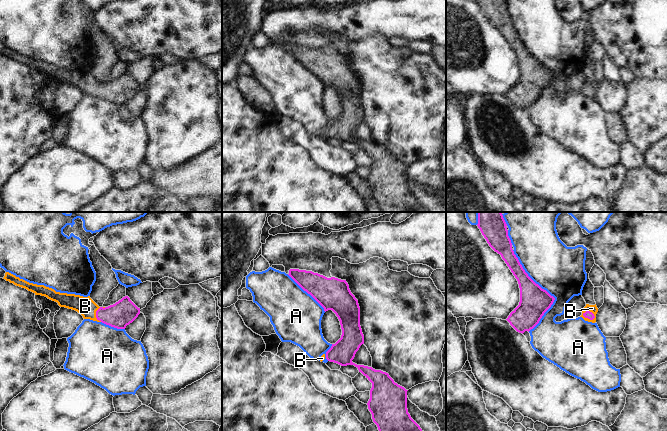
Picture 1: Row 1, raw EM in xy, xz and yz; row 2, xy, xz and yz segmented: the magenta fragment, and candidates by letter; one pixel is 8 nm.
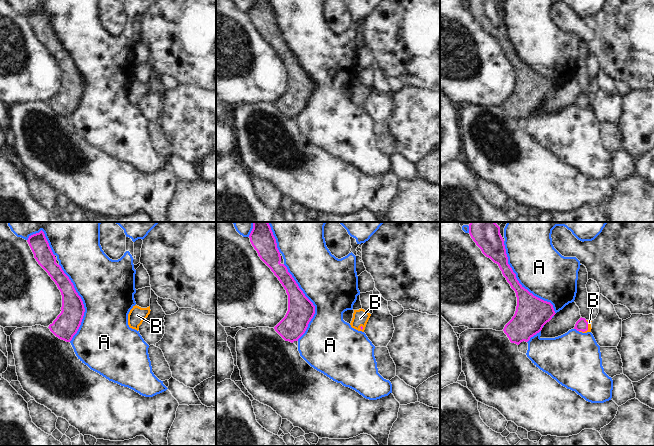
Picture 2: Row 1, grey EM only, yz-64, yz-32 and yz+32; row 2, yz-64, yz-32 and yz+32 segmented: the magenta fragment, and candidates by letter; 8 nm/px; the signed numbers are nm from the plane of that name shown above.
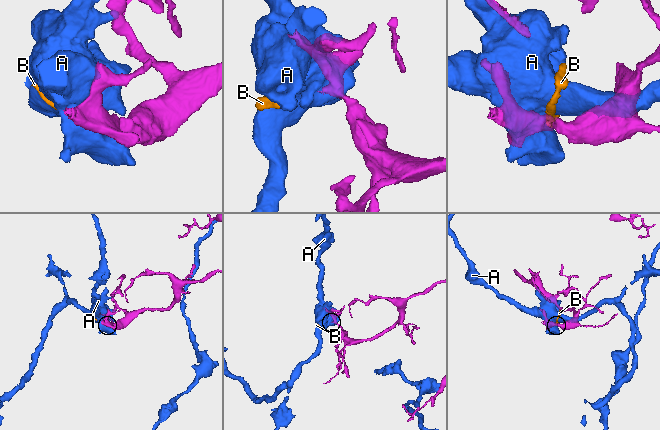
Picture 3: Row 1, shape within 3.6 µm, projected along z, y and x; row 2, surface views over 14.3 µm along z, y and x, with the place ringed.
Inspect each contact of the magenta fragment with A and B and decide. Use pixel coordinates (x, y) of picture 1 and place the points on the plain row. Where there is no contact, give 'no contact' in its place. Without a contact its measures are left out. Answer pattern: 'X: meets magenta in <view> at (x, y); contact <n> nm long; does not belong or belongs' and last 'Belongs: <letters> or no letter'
A: meets magenta in yz at (545, 66); contact 650 nm long; does not belong
B: meets magenta in yz at (588, 94); contact 120 nm long; belongs
Belongs: B

